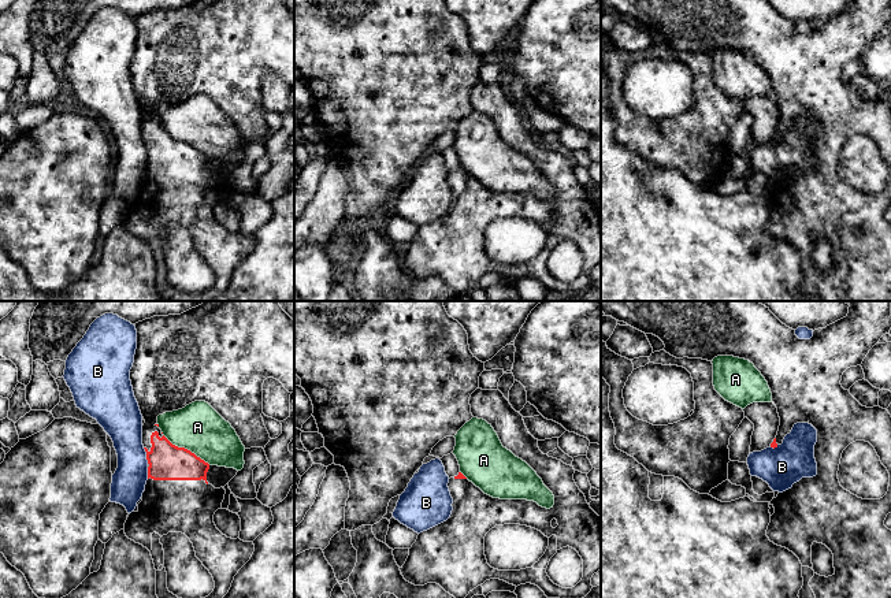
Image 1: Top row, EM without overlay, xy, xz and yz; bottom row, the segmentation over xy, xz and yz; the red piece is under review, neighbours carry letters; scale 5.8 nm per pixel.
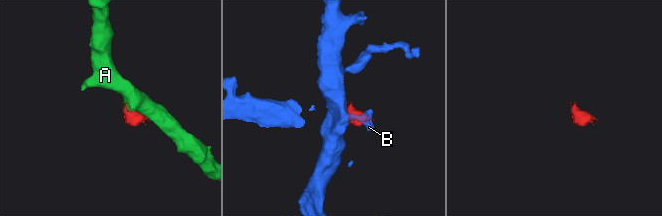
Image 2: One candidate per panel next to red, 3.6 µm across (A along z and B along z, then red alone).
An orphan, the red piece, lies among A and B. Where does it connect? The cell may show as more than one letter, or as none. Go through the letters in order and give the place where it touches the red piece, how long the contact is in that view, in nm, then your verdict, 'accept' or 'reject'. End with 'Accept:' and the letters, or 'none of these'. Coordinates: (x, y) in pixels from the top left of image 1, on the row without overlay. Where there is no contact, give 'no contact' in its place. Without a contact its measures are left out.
A: meets red in xy at (184, 141); contact 340 nm long; reject
B: meets red in xy at (147, 149); contact 100 nm long; reject
Accept: none of these

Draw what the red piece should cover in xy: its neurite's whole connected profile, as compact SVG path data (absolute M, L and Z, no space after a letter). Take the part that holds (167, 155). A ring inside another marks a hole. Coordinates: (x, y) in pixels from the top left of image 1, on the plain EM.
M196 0L181 8L153 10L134 19L137 42L130 63L130 74L145 114L142 138L148 153L148 174L141 193L125 216L125 227L151 245L156 263L156 289L166 301L214 301L229 286L238 264L250 253L255 238L240 231L227 231L216 222L214 208L222 201L226 183L223 181L215 182L207 175L208 156L190 144L172 138L163 129L157 109L182 103L194 94L205 94L231 118L245 142L264 142L271 131L261 111L263 77L267 71L274 71L289 86L294 85L294 14L282 0ZM168 226L182 226L193 237L196 250L209 264L215 275L215 282L208 290L182 293L168 285L164 244L160 237L160 231Z

